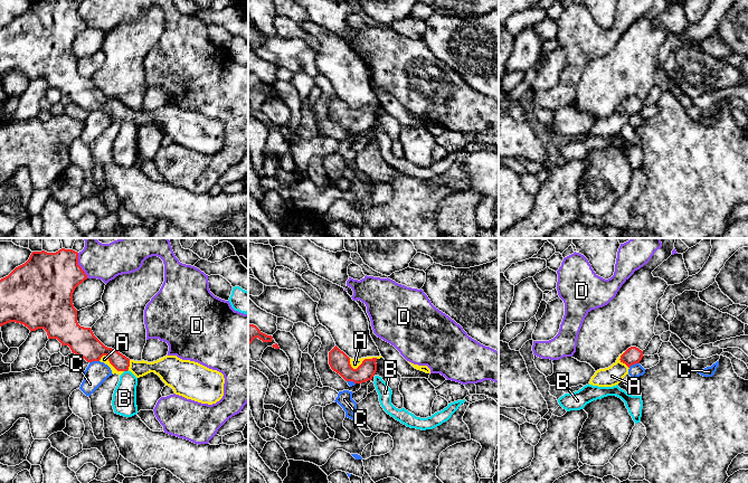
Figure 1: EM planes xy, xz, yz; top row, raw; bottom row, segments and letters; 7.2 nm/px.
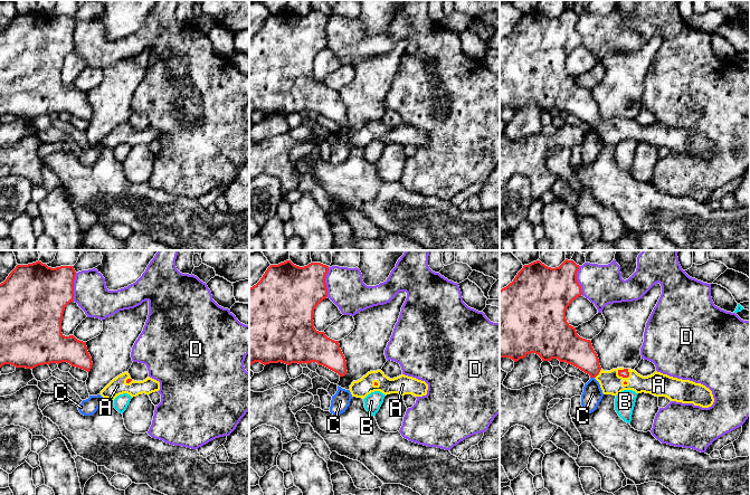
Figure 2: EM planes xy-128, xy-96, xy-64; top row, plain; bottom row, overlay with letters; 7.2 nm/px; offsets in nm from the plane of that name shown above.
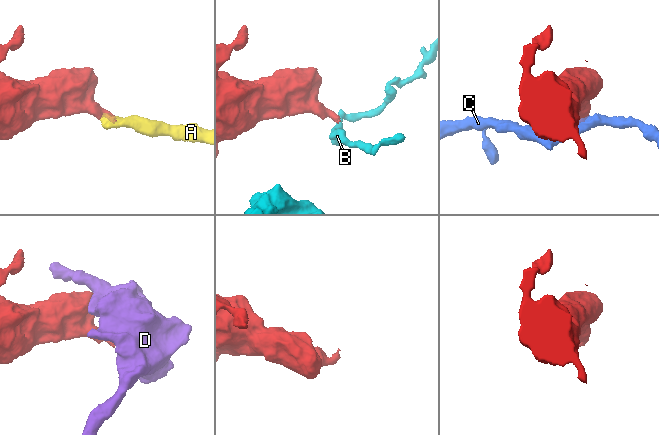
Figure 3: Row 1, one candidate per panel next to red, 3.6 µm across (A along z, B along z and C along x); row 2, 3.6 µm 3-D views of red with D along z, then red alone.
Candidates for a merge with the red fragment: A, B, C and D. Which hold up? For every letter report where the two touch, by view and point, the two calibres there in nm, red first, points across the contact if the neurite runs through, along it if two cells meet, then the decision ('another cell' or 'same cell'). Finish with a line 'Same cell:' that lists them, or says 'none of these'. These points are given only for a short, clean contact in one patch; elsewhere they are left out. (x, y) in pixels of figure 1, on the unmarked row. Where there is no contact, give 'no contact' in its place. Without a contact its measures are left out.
A: meets red in xz at (362, 111); 150 nm thick on the red side, 70 nm on the other; runs through xz (339, 111), (347, 117), (362, 111), (354, 113); same cell
B: meets red in xy at (125, 120); 110 nm thick on the red side, 180 nm on the other; border along xy (128, 119), (124, 121); another cell
C: meets red in yz at (633, 113); 120 nm thick on the red side, 90 nm on the other; border along yz (638, 112), (628, 116); another cell
D: meets red in xy at (78, 15); 400 nm thick on the red side, 220 nm on the other; border along xy (77, 2), (77, 13), (87, 27); another cell
Same cell: A

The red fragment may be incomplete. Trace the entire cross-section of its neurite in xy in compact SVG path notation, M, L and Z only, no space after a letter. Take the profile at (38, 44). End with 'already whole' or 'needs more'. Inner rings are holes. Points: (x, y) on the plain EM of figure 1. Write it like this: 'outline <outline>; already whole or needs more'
outline M32 1L25 13L0 29L0 76L16 72L27 76L30 82L44 78L48 88L57 88L61 95L68 95L73 103L87 112L104 112L113 124L120 125L127 120L136 127L154 122L176 144L187 149L212 154L222 148L225 127L221 122L177 105L165 105L153 112L130 110L117 100L105 96L91 77L81 76L77 72L77 59L73 54L73 42L85 29L87 25L78 15L77 1Z; needs more

